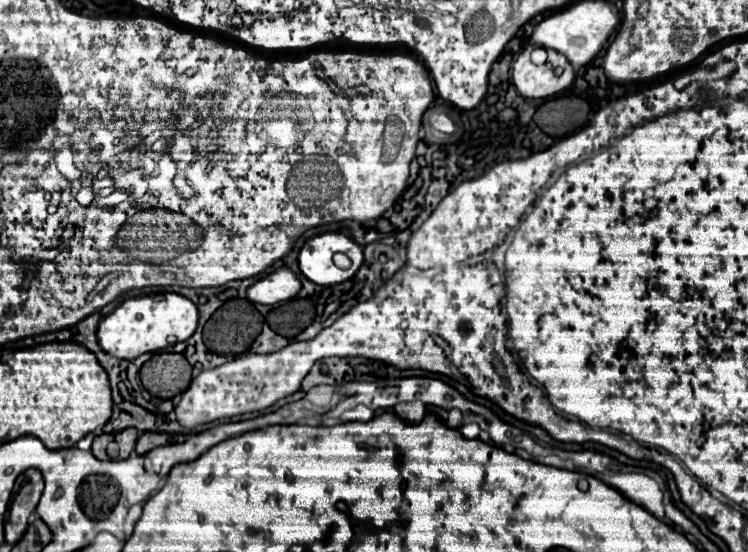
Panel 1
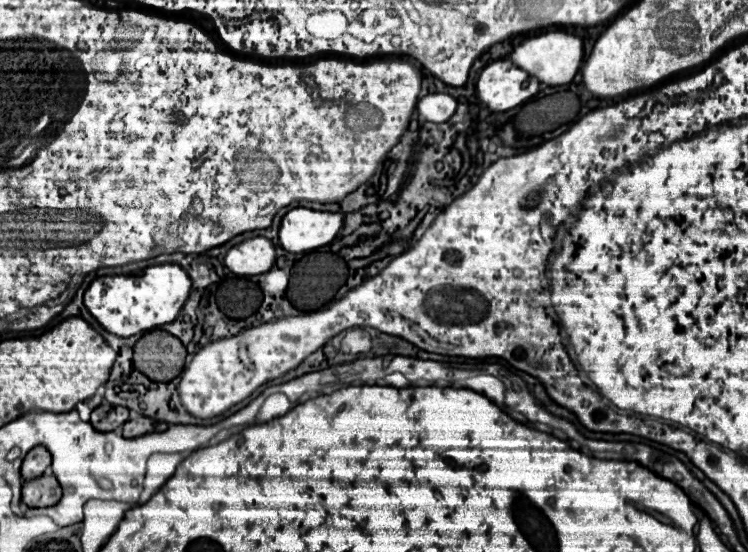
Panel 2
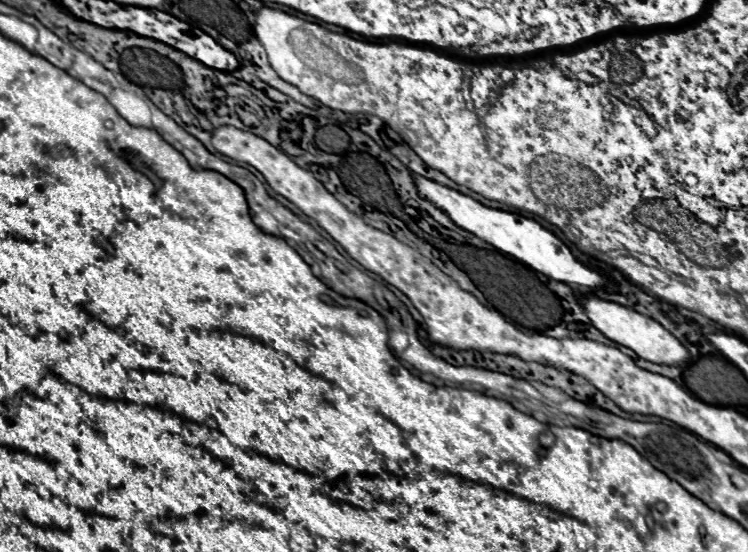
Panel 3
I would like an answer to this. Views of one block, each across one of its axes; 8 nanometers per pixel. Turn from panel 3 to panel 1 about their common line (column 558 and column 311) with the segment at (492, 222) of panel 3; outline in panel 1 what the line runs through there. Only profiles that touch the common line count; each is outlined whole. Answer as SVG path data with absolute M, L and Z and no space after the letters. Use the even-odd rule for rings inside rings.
M320 234L320 236L308 240L308 242L302 246L300 256L298 256L302 274L304 274L310 282L314 282L314 284L340 284L340 282L350 280L350 278L358 272L358 268L362 266L362 260L364 260L362 248L360 248L358 244L354 244L350 238L342 236L342 234ZM338 252L342 252L342 254L346 254L346 256L350 258L350 262L352 262L350 268L342 270L342 268L334 266L334 254L338 254Z

